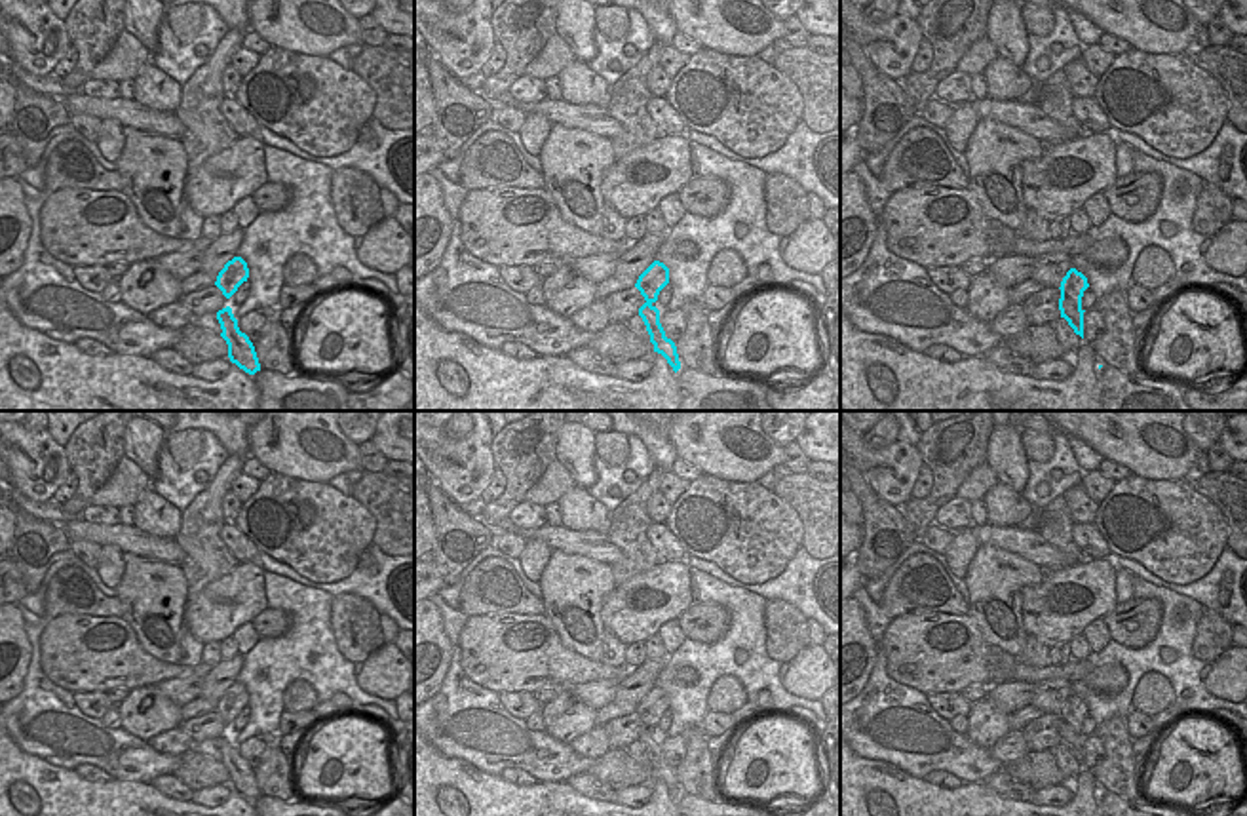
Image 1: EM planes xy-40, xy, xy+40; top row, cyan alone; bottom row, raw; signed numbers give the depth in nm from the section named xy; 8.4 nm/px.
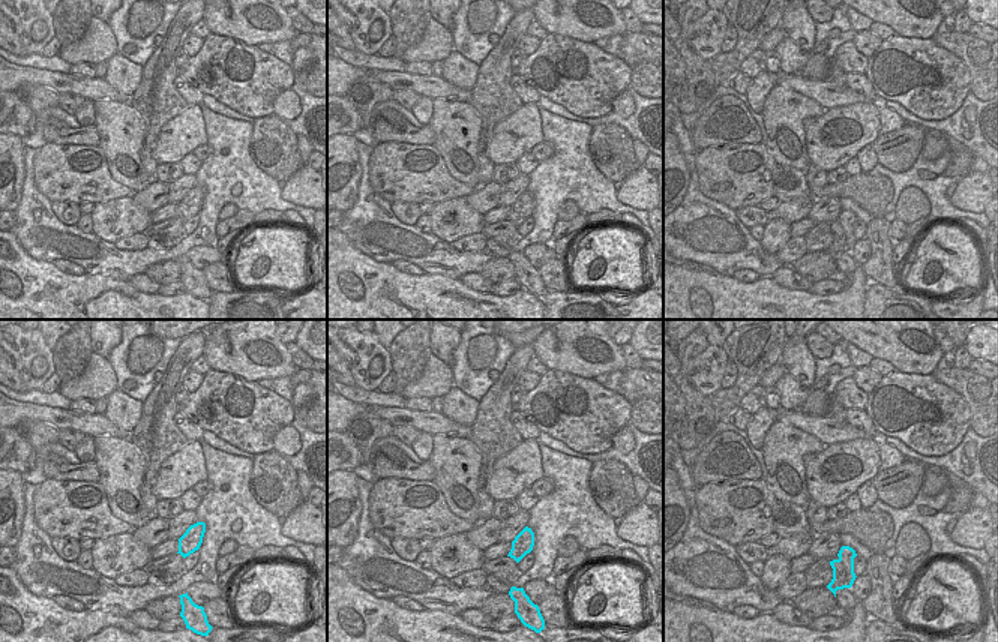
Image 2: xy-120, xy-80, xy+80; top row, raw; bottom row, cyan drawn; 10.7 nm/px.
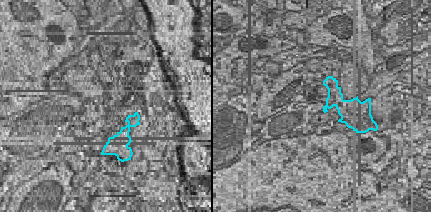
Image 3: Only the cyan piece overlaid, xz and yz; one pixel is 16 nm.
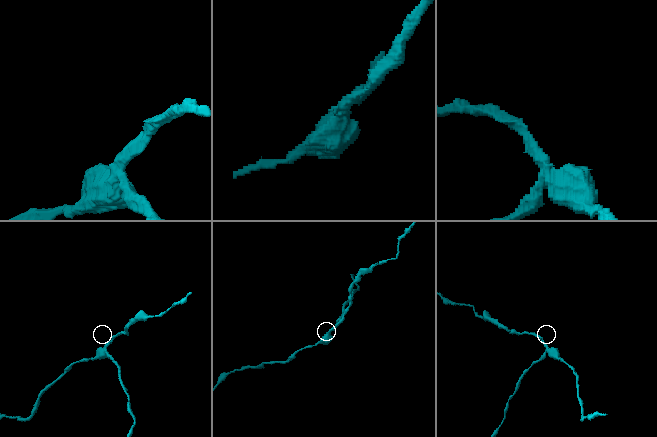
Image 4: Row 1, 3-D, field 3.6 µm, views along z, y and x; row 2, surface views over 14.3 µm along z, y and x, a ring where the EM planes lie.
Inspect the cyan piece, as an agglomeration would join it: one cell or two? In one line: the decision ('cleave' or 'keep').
cleave

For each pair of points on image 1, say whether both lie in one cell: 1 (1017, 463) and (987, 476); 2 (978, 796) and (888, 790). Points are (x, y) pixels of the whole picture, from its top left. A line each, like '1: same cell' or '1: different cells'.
1: different cells
2: same cell

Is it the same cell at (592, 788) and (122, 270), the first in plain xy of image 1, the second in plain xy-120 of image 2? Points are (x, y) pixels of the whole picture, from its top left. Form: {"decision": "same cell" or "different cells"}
{"decision": "different cells"}

